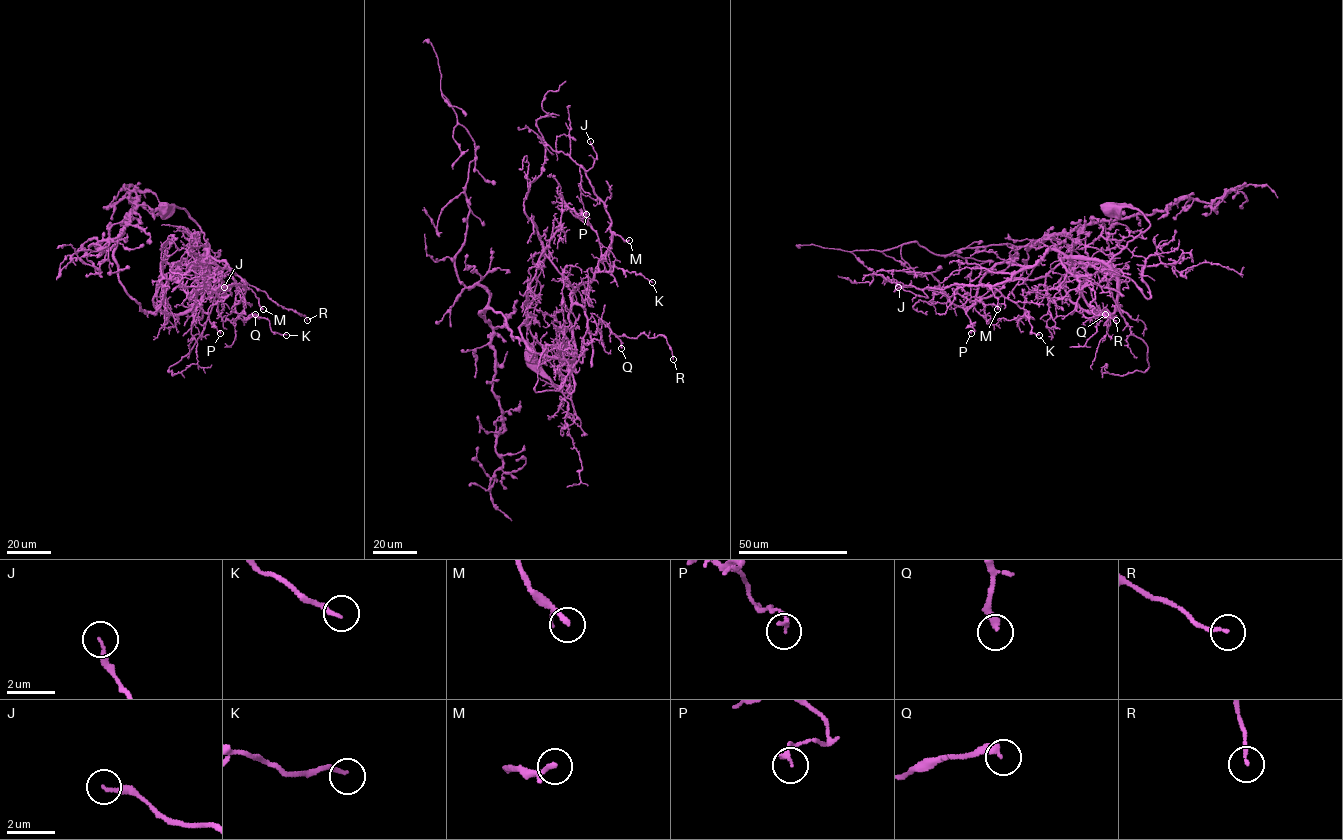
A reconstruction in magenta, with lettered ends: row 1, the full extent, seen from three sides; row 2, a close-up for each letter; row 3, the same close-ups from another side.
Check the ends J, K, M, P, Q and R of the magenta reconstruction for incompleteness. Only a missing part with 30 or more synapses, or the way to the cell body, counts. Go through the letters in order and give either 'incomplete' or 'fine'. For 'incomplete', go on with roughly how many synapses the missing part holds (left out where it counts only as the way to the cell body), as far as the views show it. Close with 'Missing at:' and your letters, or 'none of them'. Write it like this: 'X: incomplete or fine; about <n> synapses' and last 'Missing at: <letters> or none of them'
J: fine
K: fine
M: fine
P: fine
Q: fine
R: fine
Missing at: none of them

